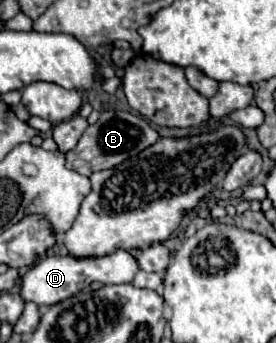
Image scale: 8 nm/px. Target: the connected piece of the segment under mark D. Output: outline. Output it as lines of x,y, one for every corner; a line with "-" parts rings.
118,249
104,257
90,257
90,259
74,259
68,255
66,257
48,255
48,257
40,259
34,267
30,267
30,271
22,277
20,295
24,301
34,301
38,305
54,305
54,303
60,303
60,301
72,297
74,293
82,291
86,285
90,285
94,281
104,283
104,285
132,283
138,269
140,267
136,265
136,259
124,249

